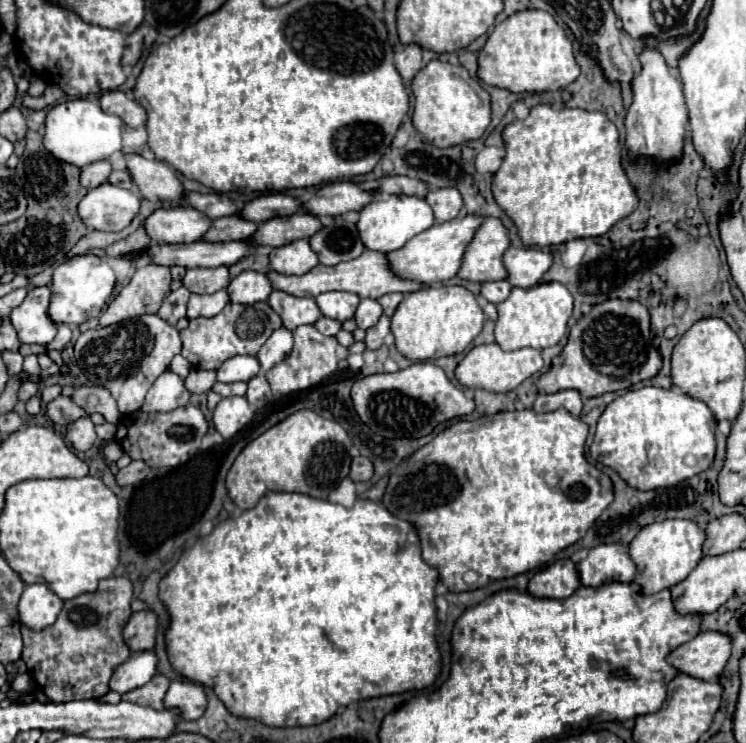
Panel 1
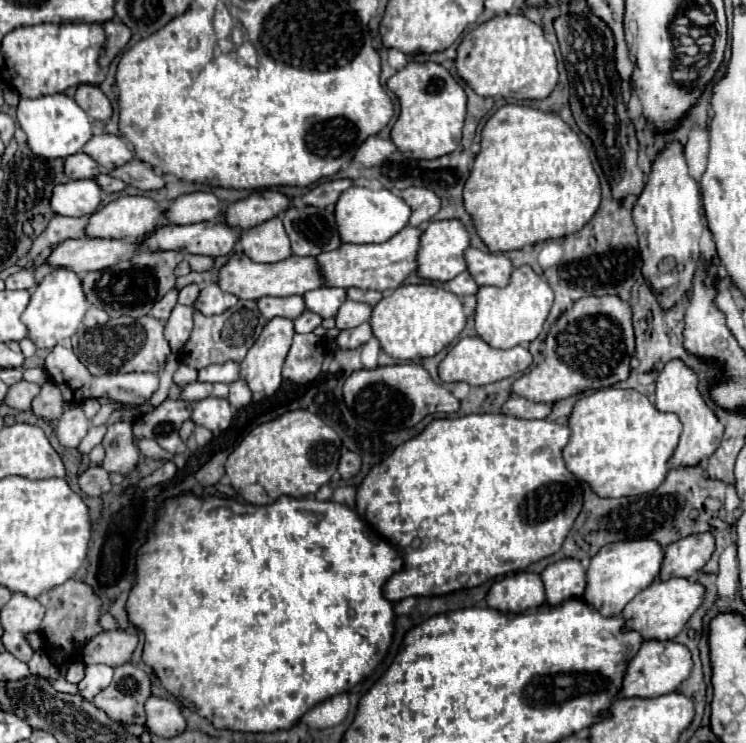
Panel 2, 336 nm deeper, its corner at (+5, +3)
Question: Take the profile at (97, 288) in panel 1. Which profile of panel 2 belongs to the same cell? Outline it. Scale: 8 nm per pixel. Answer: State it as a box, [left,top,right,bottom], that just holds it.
[21,268,89,350]

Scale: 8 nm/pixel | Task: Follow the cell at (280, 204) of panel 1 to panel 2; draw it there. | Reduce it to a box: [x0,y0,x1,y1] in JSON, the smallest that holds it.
[167,192,221,224]

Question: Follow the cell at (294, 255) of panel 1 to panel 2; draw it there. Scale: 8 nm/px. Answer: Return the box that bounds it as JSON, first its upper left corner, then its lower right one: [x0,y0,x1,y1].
[239,218,291,262]

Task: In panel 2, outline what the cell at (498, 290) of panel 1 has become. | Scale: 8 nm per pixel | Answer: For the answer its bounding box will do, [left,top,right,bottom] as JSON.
[447,272,479,298]

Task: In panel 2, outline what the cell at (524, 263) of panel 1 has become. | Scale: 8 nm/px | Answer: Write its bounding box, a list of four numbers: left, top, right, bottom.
[465,248,513,286]

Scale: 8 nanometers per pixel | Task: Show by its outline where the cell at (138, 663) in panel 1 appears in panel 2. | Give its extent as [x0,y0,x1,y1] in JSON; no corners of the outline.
[77,664,113,700]

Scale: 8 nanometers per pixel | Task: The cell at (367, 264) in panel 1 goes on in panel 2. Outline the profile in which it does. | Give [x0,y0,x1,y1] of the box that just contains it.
[217,252,323,300]

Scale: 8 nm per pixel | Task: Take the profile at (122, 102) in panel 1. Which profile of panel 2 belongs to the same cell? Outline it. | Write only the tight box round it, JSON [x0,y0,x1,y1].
[75,84,113,120]

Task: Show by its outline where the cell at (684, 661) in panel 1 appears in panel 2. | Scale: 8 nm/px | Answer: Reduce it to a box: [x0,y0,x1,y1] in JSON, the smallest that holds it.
[617,640,691,698]

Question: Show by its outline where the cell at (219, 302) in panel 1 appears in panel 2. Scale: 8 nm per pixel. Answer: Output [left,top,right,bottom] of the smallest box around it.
[179,284,199,306]

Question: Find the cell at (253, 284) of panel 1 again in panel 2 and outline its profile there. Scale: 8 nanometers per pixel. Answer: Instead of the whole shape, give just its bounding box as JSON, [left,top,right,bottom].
[193,282,237,316]

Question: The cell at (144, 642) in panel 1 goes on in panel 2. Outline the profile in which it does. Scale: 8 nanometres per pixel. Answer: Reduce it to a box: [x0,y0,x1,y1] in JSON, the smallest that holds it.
[79,630,137,668]

